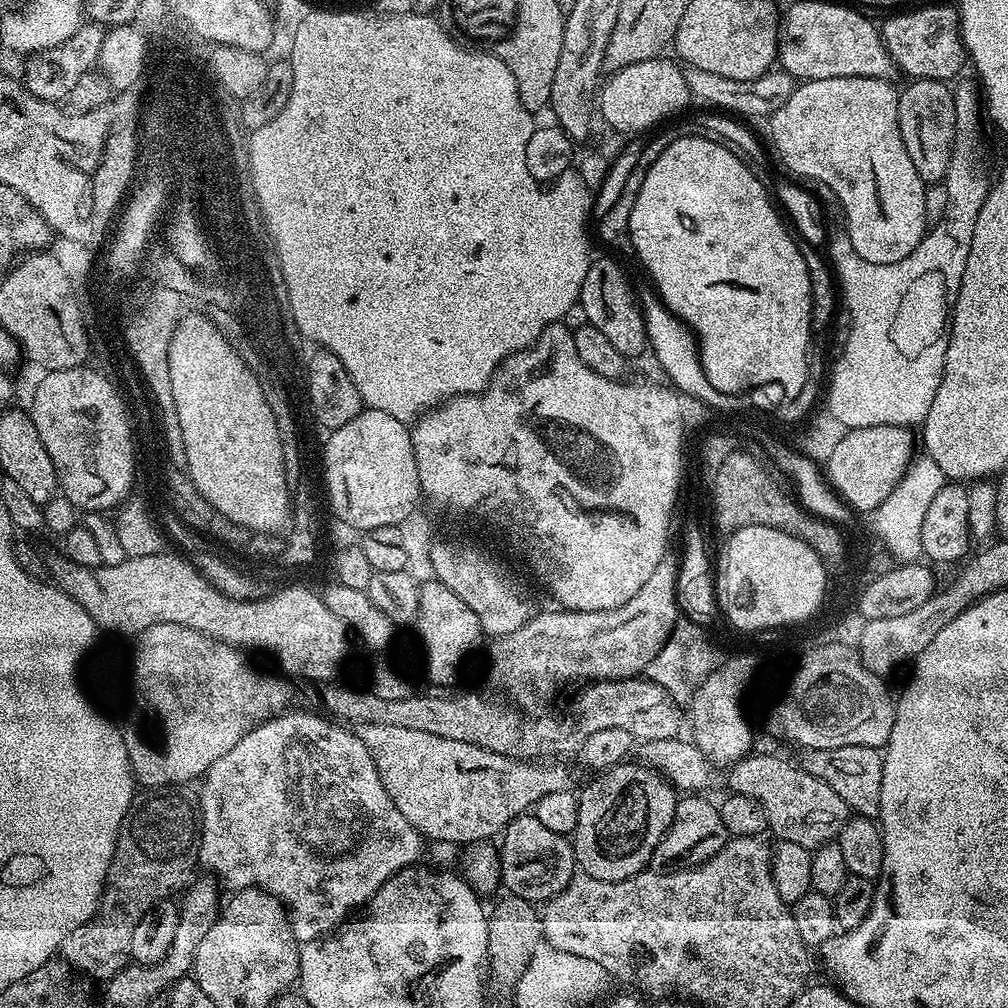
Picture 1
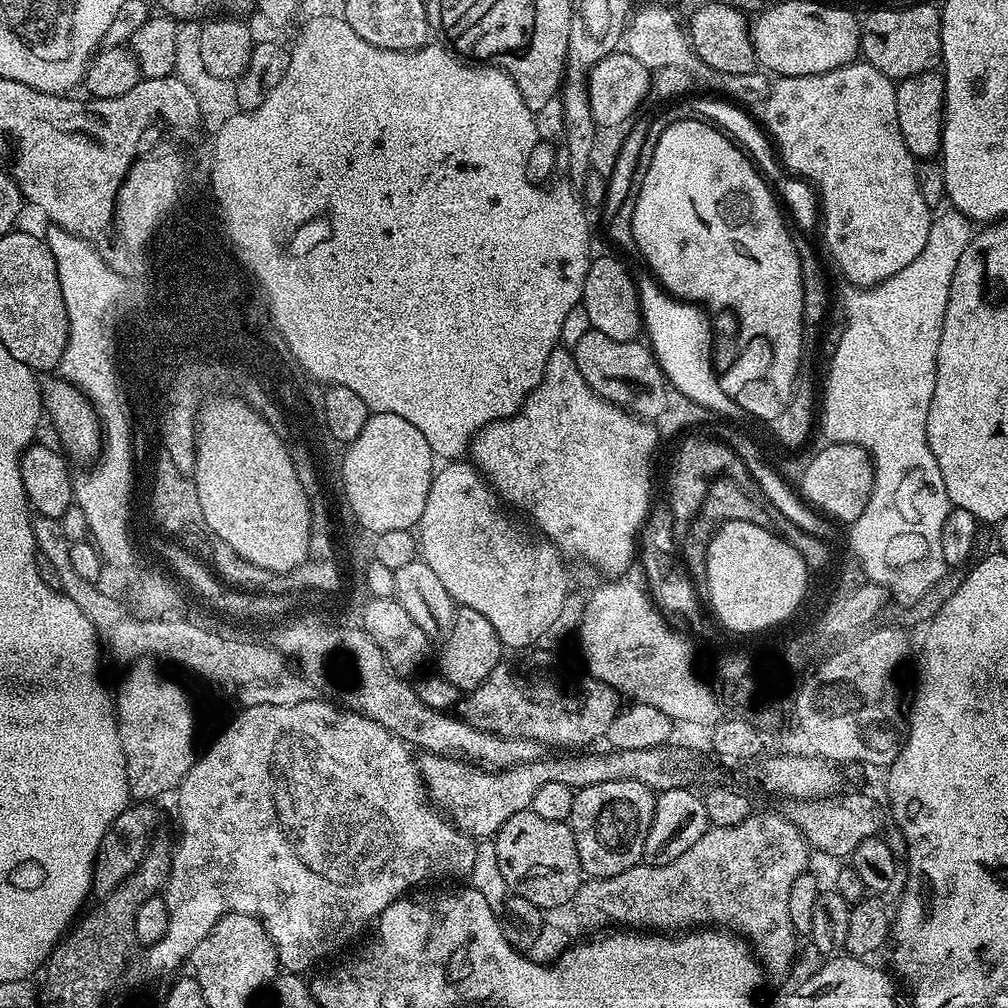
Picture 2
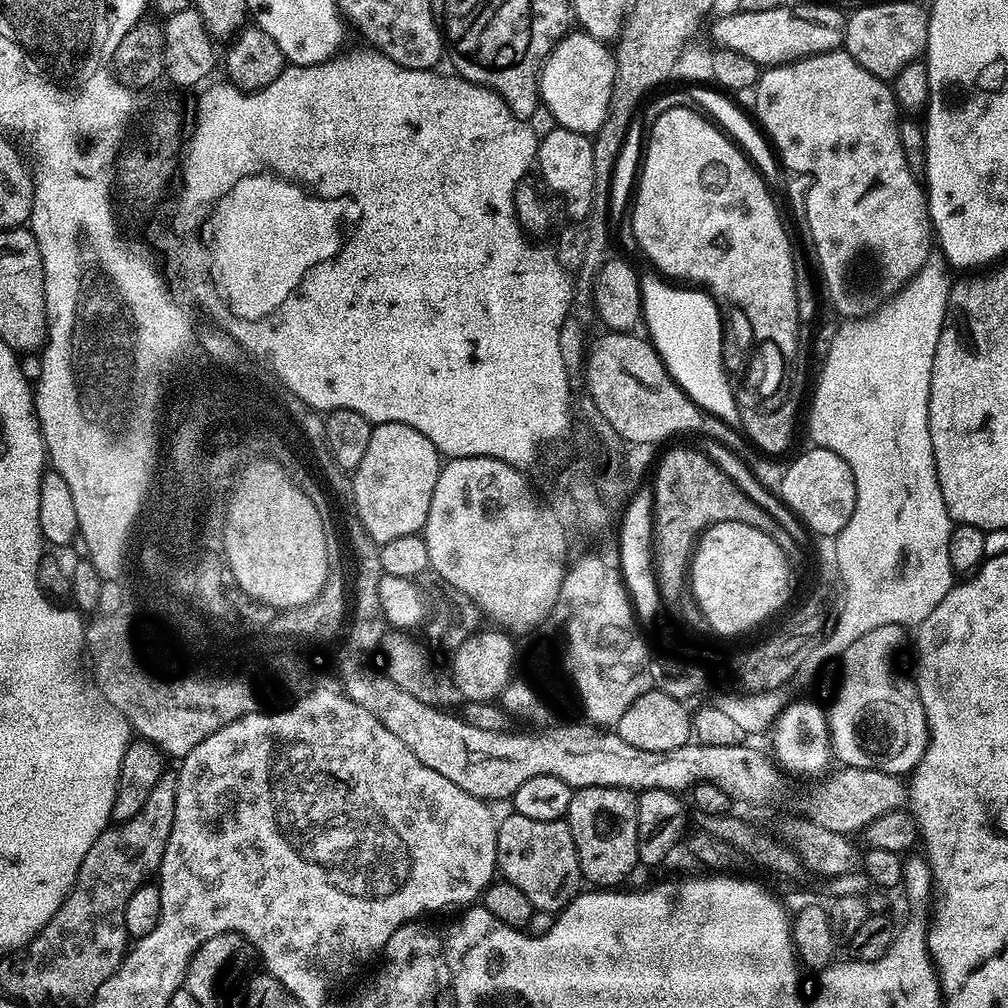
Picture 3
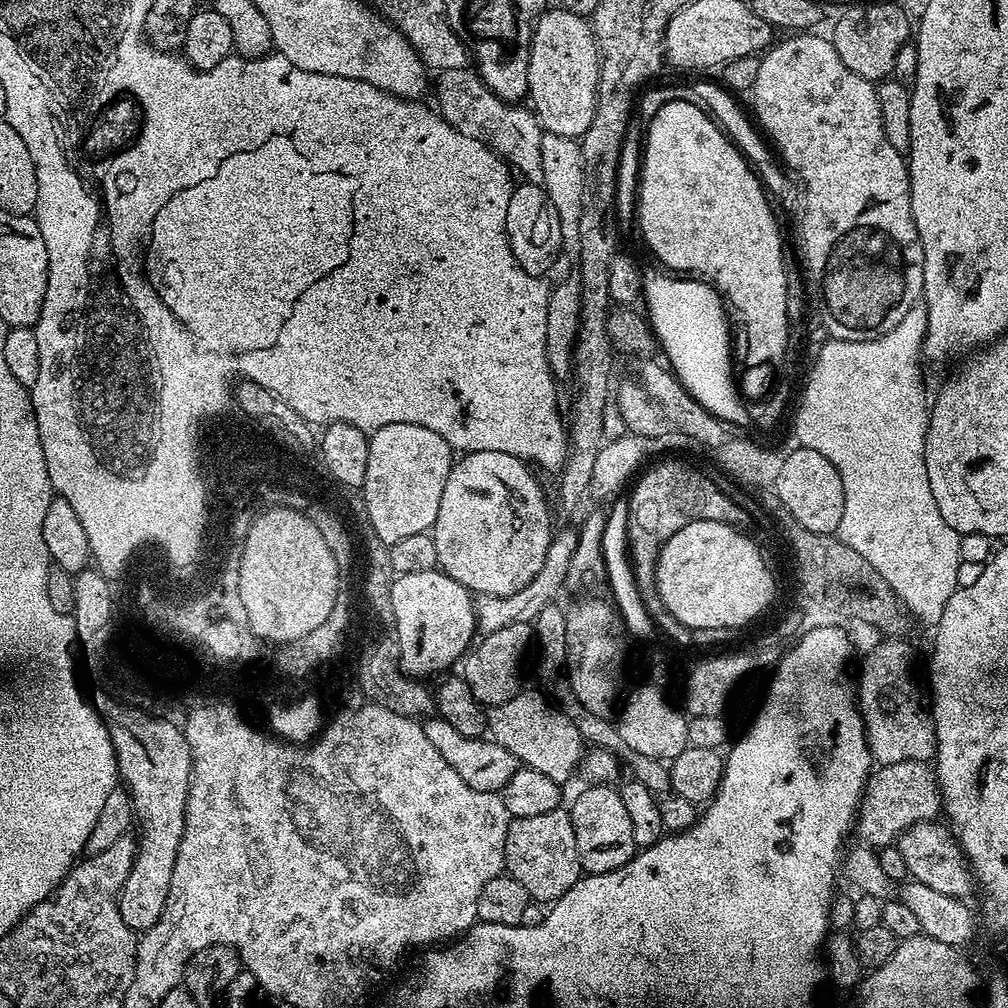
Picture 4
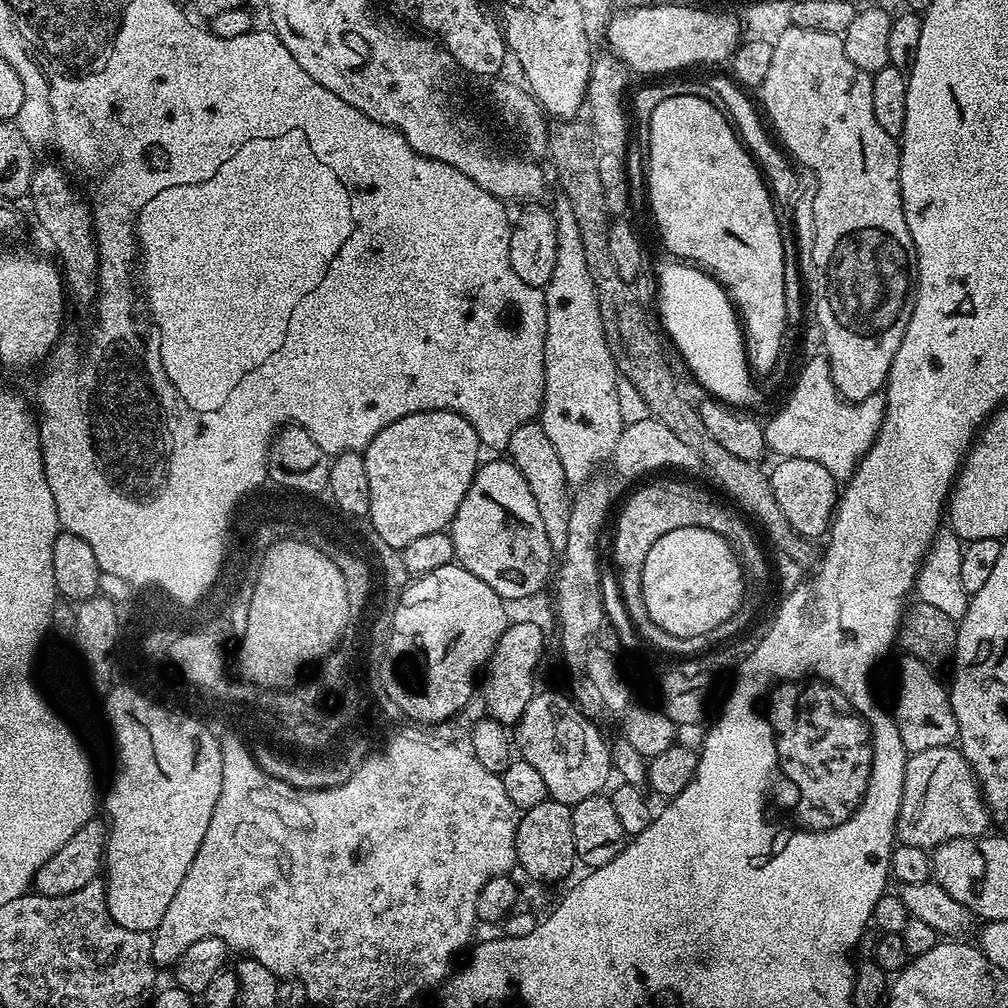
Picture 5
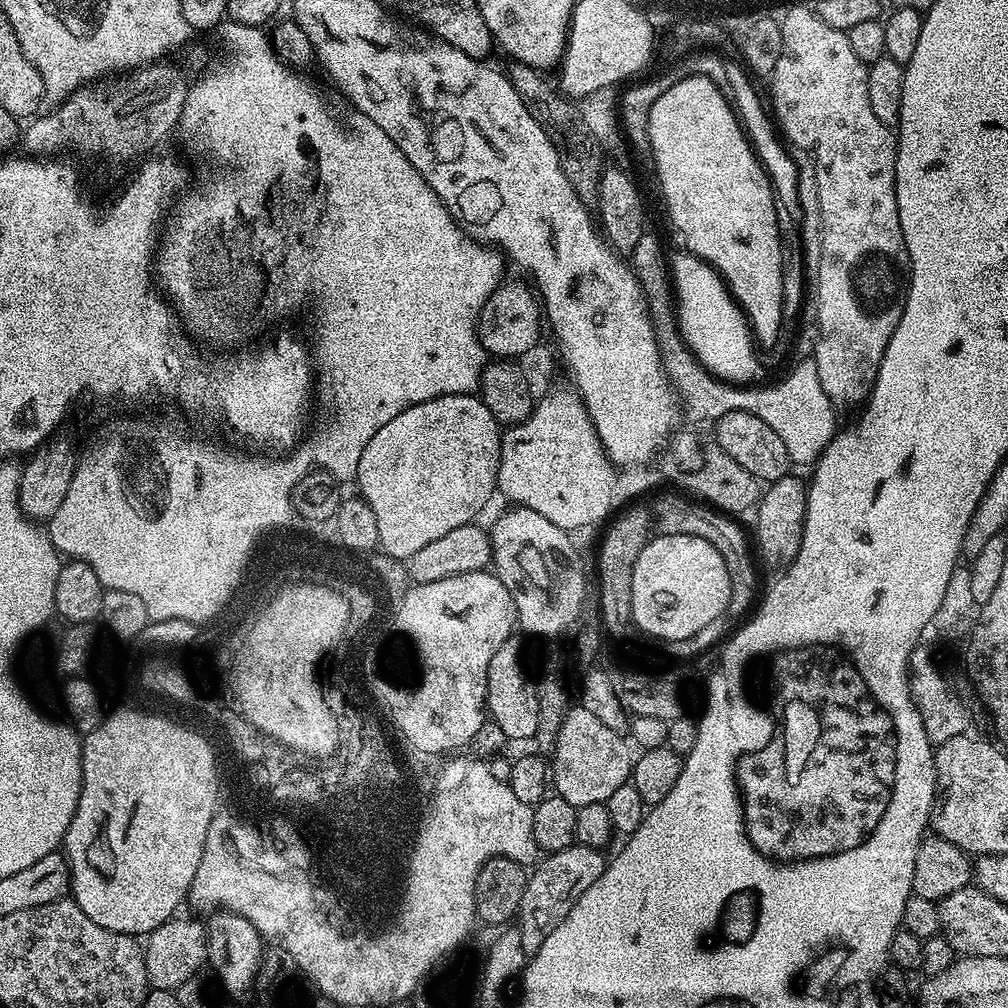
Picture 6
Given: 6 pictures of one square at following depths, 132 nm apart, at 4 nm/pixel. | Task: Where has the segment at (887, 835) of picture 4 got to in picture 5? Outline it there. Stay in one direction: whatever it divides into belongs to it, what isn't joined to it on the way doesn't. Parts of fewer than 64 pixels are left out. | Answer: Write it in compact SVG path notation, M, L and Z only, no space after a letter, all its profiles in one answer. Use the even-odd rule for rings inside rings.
M934 746L934 750L922 750L909 755L904 771L902 788L902 806L898 810L896 839L906 846L918 846L925 850L937 848L947 840L954 838L976 838L989 831L990 809L984 802L984 793L976 780L976 773L966 762L959 747Z

